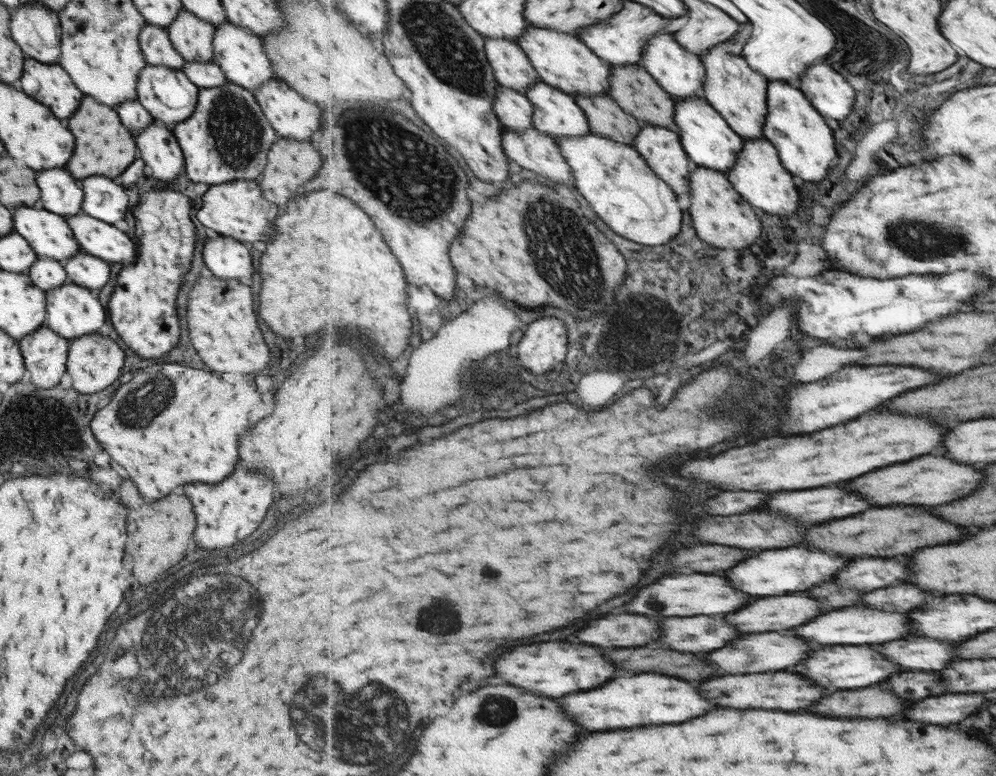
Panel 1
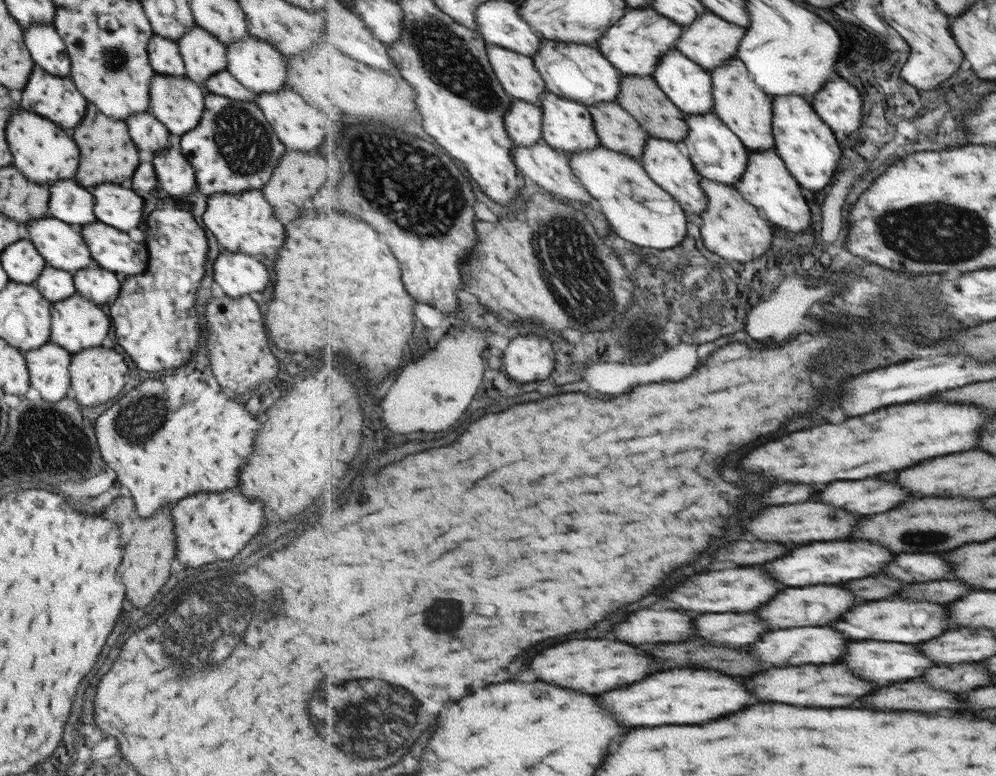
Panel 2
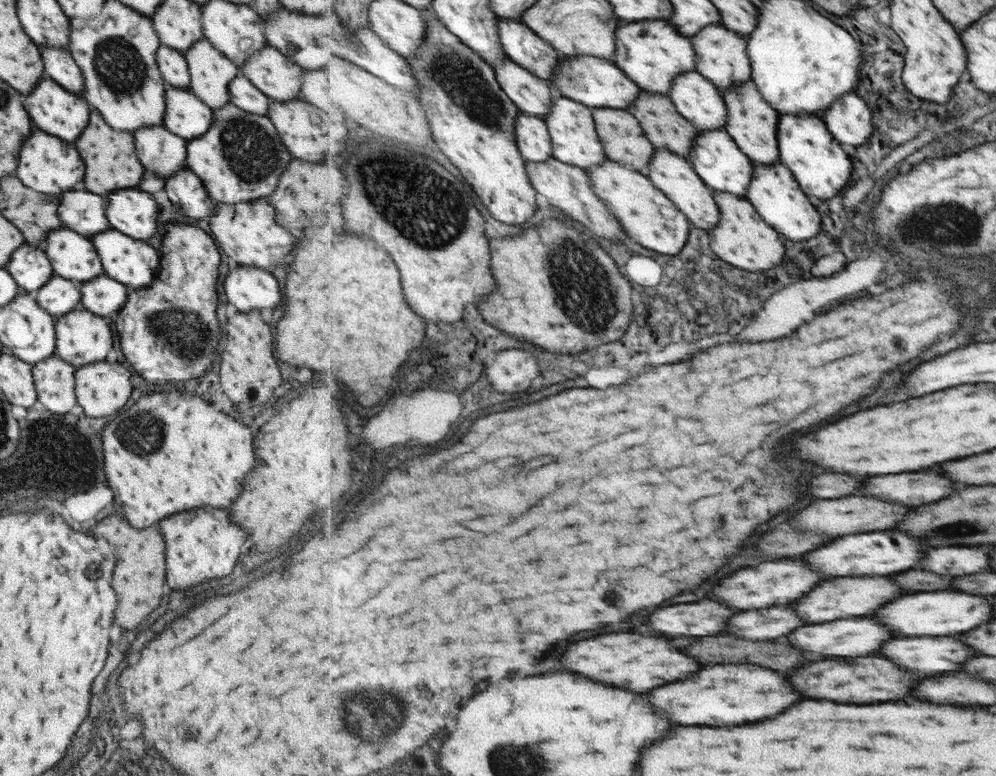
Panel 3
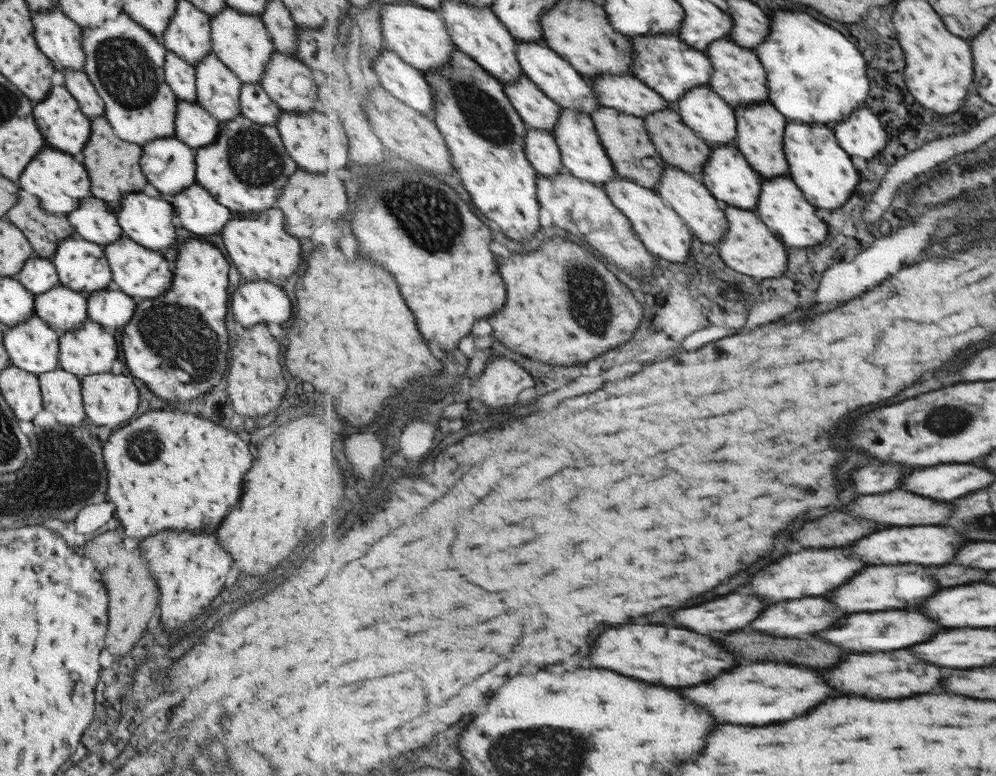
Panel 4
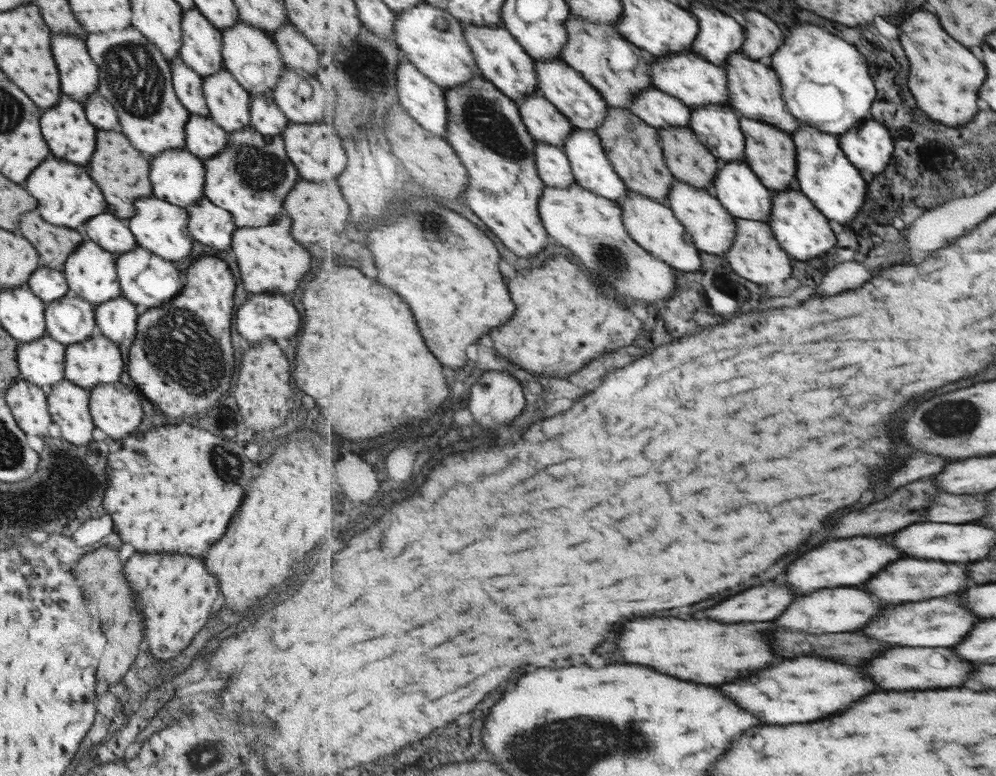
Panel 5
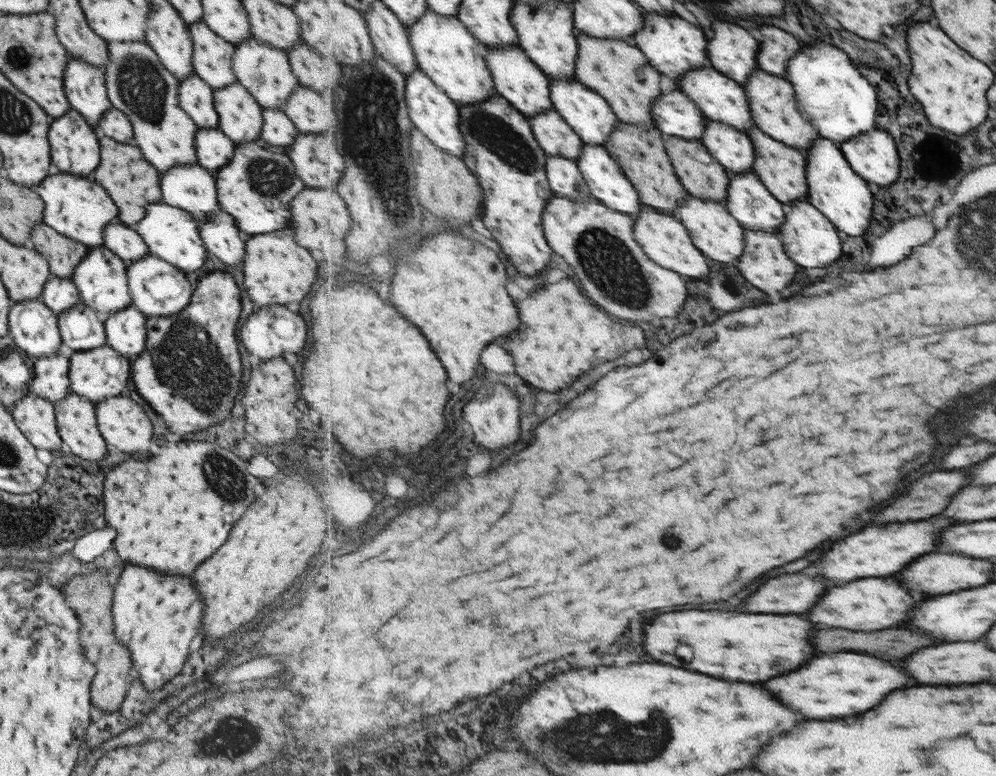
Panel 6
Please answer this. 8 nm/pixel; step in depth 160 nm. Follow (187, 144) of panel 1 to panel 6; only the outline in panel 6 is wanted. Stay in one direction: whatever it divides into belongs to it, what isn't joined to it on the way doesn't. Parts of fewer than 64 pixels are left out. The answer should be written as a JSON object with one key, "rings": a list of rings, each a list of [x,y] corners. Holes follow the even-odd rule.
{"rings":[[[261,138],[236,144],[233,156],[213,173],[213,177],[219,208],[233,217],[235,226],[244,236],[285,228],[289,224],[287,202],[303,188],[286,150],[269,146]]]}

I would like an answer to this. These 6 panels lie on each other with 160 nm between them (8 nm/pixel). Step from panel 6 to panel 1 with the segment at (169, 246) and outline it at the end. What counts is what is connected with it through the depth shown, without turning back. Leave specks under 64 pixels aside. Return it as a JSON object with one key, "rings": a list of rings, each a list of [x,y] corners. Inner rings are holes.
{"rings":[[[93,176],[77,180],[83,191],[81,210],[86,215],[109,224],[123,219],[127,210],[127,196],[123,186],[113,184],[109,178]]]}

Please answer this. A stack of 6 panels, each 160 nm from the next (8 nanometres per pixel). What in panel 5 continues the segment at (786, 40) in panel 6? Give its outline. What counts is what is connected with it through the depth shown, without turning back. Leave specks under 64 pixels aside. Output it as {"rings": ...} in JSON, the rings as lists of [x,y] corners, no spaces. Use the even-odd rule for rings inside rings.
{"rings":[[[745,10],[745,20],[747,20],[747,26],[745,26],[747,40],[741,52],[751,59],[757,58],[757,61],[768,63],[772,54],[776,53],[781,45],[785,45],[783,40],[785,34],[777,26],[777,22],[773,22],[759,10]]]}

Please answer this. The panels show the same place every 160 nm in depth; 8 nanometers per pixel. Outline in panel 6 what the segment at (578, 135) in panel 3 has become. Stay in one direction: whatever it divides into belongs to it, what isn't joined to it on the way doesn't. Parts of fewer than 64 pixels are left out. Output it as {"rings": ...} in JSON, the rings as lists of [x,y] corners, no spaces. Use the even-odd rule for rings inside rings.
{"rings":[[[585,143],[581,157],[577,161],[584,180],[589,185],[591,194],[597,197],[601,203],[605,203],[605,206],[633,217],[640,213],[643,202],[636,186],[633,186],[628,175],[621,168],[620,163],[609,154],[604,146],[593,146],[593,144]]]}

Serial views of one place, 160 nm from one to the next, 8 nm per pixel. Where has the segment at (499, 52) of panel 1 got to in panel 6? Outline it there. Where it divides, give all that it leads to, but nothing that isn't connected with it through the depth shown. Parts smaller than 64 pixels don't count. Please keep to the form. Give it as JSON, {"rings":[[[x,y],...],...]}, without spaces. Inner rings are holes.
{"rings":[[[555,108],[537,113],[530,122],[547,156],[561,156],[576,161],[581,157],[585,142]]]}

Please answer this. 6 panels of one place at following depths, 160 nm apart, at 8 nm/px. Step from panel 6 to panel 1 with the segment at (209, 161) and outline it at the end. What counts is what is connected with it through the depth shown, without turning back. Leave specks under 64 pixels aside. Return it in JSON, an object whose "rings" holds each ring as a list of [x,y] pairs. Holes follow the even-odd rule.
{"rings":[[[145,65],[137,74],[136,100],[152,116],[154,122],[159,122],[171,130],[189,115],[195,108],[198,89],[185,77],[180,70],[171,70],[164,66]]]}

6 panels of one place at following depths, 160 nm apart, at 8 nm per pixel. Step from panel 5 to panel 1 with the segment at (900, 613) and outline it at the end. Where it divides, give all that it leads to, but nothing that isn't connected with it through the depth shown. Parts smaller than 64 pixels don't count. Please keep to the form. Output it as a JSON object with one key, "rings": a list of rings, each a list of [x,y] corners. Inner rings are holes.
{"rings":[[[765,632],[765,634],[749,634],[747,638],[733,640],[733,644],[729,644],[727,648],[711,652],[709,662],[715,666],[719,676],[723,676],[723,674],[777,672],[777,670],[785,670],[797,662],[803,662],[809,652],[811,652],[811,646],[797,636],[783,636],[779,632]]]}

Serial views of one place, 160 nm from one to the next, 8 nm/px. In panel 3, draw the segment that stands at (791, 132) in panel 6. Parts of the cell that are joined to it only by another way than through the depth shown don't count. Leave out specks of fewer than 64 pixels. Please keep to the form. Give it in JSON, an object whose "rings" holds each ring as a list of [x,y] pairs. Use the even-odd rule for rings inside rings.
{"rings":[[[707,26],[692,40],[696,50],[696,70],[710,82],[716,84],[725,94],[733,85],[741,86],[742,82],[752,80],[752,62],[747,50],[747,36],[731,32],[723,26]]]}

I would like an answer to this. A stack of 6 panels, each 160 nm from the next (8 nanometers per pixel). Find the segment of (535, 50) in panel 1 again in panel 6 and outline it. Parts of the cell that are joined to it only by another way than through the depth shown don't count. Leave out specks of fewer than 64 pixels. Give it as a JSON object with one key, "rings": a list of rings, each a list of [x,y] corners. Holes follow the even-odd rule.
{"rings":[[[679,90],[662,94],[652,104],[656,126],[665,136],[703,140],[708,118],[697,103]]]}

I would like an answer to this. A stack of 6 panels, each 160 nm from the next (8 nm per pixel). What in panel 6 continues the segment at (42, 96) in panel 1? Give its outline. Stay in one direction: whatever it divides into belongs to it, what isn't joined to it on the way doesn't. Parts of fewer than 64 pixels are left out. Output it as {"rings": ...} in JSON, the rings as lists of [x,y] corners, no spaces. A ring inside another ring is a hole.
{"rings":[[[69,108],[61,116],[50,119],[46,137],[53,170],[69,172],[73,176],[87,176],[89,174],[87,178],[91,178],[91,170],[99,162],[98,133],[76,110]]]}

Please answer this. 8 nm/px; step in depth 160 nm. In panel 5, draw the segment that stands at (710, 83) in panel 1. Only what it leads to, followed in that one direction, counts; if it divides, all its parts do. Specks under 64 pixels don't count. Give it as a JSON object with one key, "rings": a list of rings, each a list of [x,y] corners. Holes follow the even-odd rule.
{"rings":[[[740,117],[746,138],[745,161],[758,173],[765,186],[773,191],[797,188],[798,162],[797,146],[792,134],[773,126],[771,123]]]}

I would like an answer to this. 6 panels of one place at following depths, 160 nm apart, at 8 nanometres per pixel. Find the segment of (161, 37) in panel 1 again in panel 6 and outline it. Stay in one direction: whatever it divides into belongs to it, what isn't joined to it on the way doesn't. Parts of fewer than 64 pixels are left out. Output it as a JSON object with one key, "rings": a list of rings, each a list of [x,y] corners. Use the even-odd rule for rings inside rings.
{"rings":[[[194,73],[178,82],[178,105],[197,128],[216,128],[218,118],[213,108],[212,89]]]}

